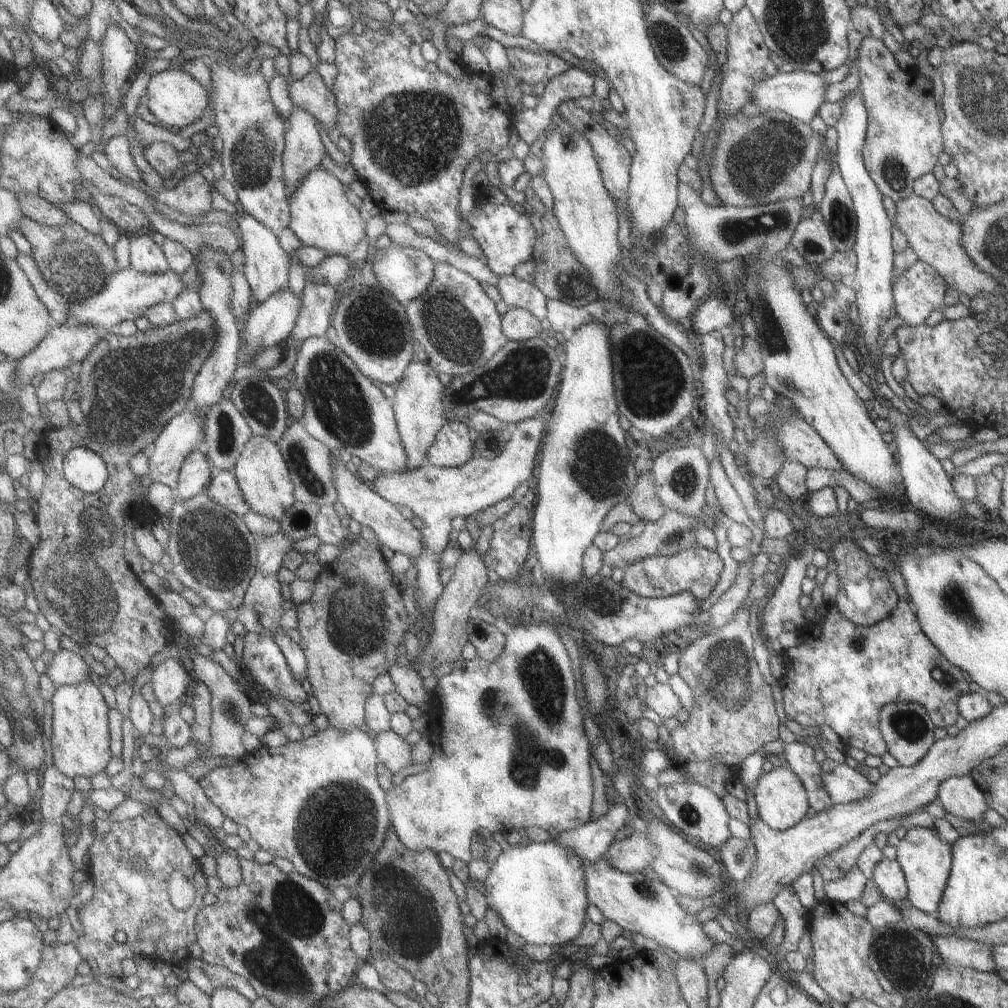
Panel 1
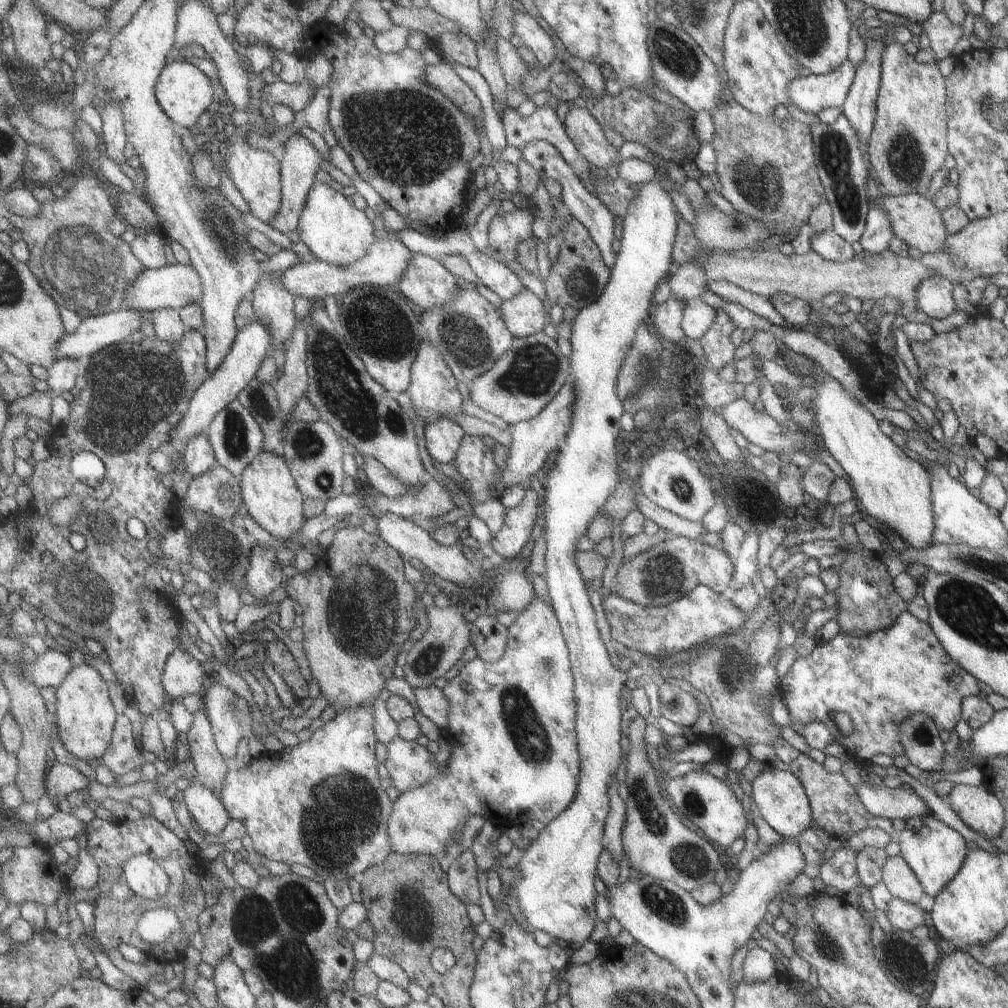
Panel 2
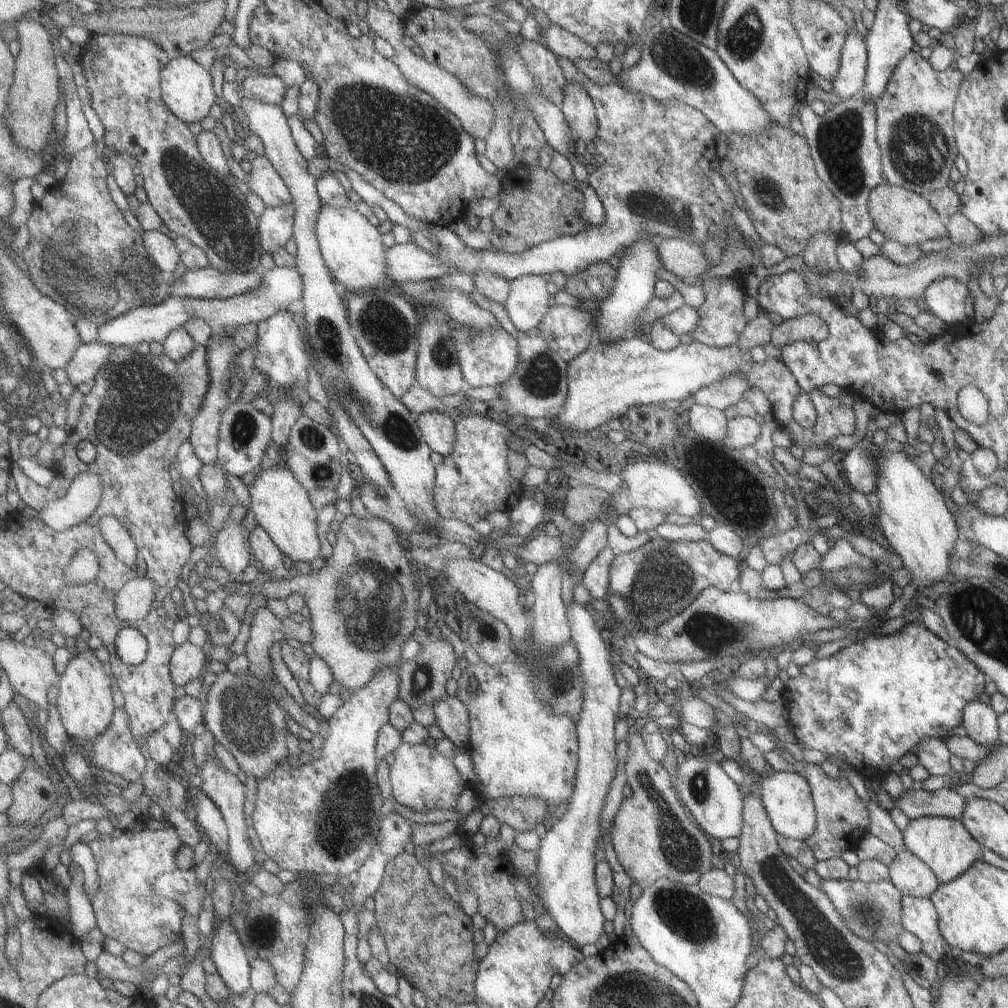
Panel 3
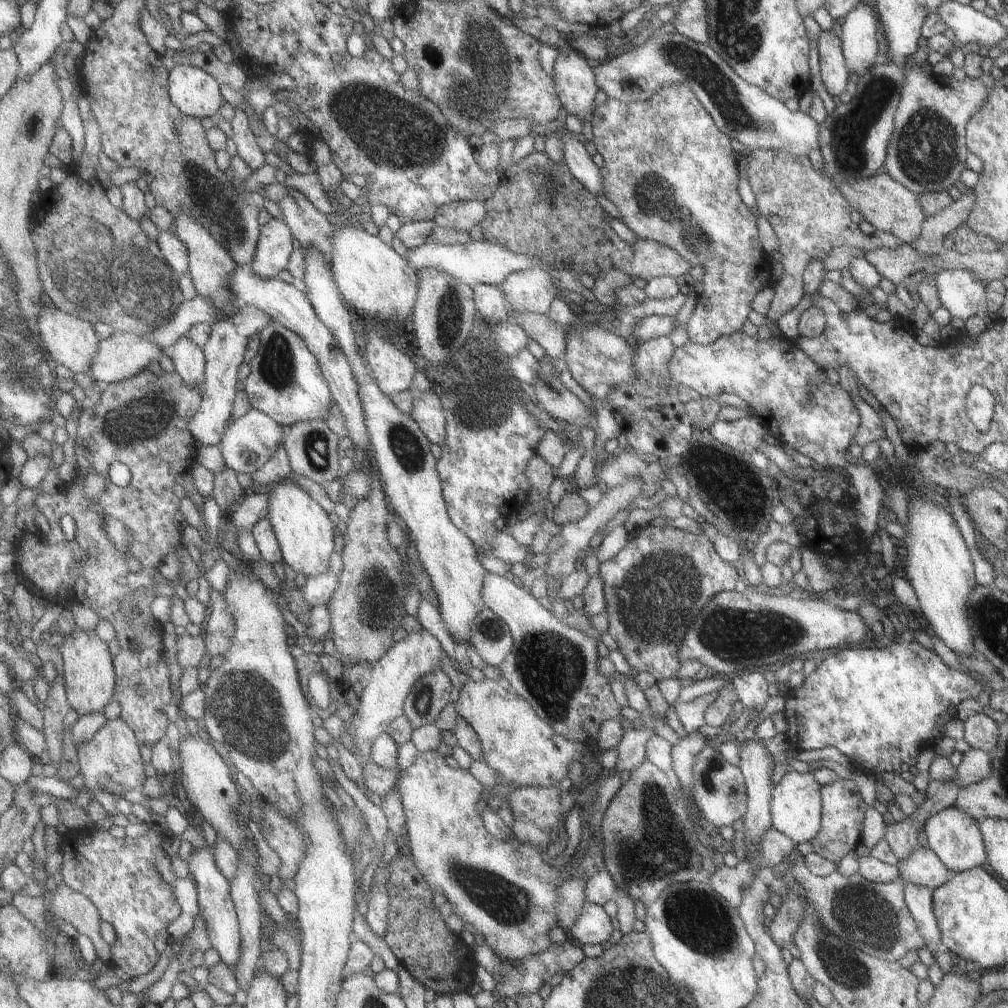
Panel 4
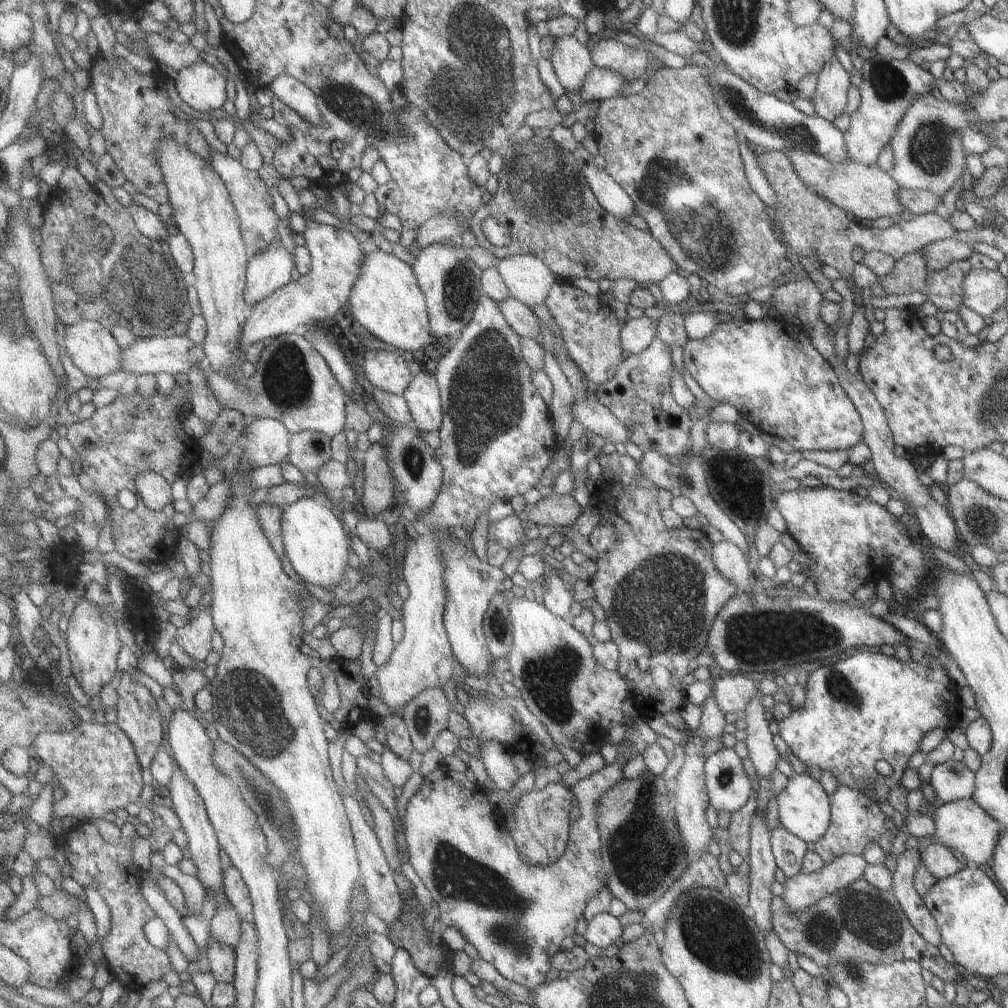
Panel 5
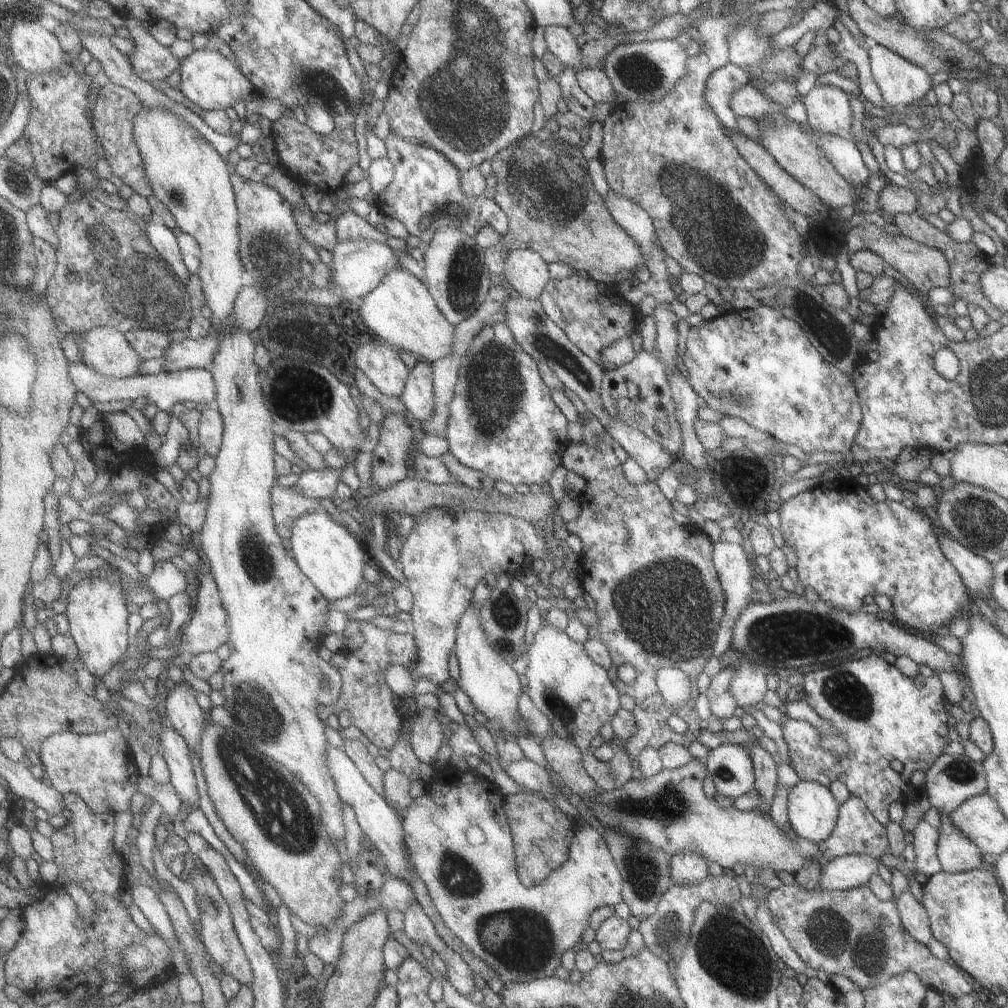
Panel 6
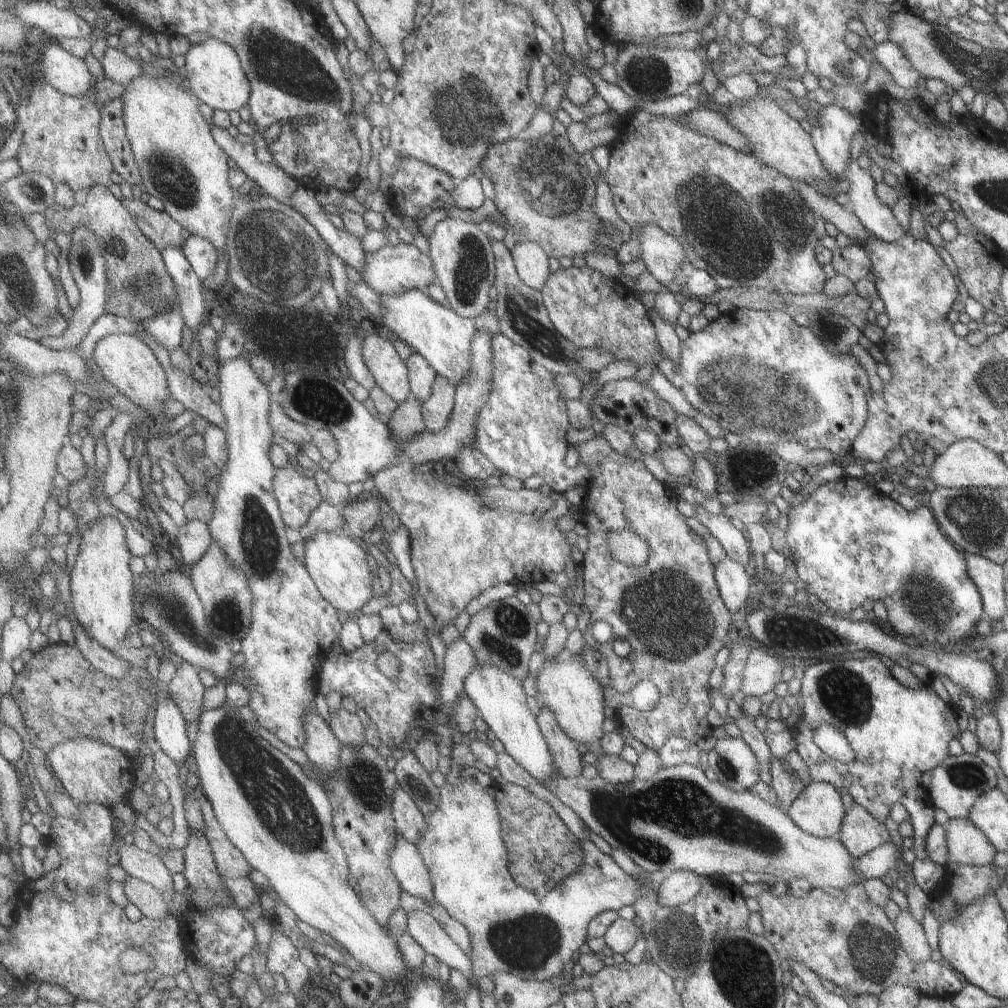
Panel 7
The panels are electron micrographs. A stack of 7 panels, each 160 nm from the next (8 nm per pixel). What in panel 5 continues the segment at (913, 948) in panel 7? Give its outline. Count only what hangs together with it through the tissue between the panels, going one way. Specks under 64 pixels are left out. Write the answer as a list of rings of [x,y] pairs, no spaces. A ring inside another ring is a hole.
[[[905,847],[904,852],[896,857],[890,891],[891,894],[894,894],[905,918],[914,926],[917,934],[920,934],[923,940],[929,944],[937,947],[940,942],[938,926],[912,885],[918,854],[919,852],[915,848],[908,850]]]

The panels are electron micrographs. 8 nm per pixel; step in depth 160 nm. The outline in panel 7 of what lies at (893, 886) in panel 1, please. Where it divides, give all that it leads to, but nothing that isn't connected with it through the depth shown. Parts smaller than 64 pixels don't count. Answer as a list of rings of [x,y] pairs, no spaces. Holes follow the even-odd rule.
[[[967,817],[949,819],[943,824],[947,858],[945,868],[971,865],[982,867],[992,864],[995,847]]]

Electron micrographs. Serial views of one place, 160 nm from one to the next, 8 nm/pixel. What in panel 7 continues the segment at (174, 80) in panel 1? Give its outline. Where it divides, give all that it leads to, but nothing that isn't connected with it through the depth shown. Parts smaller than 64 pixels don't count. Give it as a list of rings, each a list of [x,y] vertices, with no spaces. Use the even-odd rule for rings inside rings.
[[[208,37],[205,41],[193,45],[185,55],[184,68],[187,72],[188,88],[214,110],[233,112],[250,105],[252,84],[242,59],[239,58],[234,46],[215,37]]]

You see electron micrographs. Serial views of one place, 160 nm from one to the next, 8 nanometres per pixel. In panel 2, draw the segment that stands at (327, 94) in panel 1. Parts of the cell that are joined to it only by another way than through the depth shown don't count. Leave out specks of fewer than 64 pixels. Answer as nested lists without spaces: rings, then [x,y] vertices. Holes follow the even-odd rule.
[[[305,78],[303,82],[295,82],[295,84],[285,83],[283,80],[263,84],[260,95],[260,100],[271,107],[275,104],[283,104],[295,113],[307,108],[316,97],[315,86],[309,78]]]

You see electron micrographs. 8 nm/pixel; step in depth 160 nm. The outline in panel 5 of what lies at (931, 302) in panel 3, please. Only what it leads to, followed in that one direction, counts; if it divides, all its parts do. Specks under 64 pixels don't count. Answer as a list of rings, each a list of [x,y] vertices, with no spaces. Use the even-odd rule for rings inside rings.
[[[972,269],[961,281],[963,302],[982,318],[990,316],[1005,302],[1006,279],[997,269]]]

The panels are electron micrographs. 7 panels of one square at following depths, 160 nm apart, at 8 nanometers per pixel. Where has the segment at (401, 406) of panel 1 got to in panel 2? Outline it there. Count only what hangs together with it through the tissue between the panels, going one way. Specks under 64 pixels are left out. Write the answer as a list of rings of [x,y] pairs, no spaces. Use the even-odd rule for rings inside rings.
[[[423,342],[422,349],[419,350],[415,358],[414,366],[411,372],[411,385],[406,391],[411,406],[409,410],[414,411],[419,420],[425,426],[433,424],[439,418],[449,418],[457,421],[461,416],[467,416],[461,406],[463,406],[463,396],[457,388],[457,380],[451,368],[447,366],[447,362],[443,360],[443,354],[439,354],[439,350],[435,350],[435,346],[431,346],[431,342]]]

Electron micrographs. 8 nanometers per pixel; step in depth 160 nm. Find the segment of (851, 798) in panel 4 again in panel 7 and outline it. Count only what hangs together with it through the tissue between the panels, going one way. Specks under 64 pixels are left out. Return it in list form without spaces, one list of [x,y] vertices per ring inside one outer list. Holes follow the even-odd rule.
[[[857,803],[845,812],[841,826],[833,837],[852,857],[860,857],[890,840],[885,825],[876,821]]]

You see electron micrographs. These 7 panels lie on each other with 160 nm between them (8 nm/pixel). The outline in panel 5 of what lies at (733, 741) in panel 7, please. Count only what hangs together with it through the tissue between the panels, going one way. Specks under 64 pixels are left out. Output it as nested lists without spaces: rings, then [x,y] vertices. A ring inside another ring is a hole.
[[[721,747],[705,756],[702,771],[708,804],[717,812],[731,814],[748,799],[749,778],[733,749]]]

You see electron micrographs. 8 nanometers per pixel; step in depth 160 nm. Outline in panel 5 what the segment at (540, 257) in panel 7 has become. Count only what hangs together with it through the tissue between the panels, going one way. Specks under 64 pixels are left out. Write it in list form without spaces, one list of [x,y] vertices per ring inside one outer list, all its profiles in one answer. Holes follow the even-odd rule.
[[[532,254],[509,256],[496,267],[506,282],[508,296],[526,307],[542,304],[555,282],[554,274]]]

